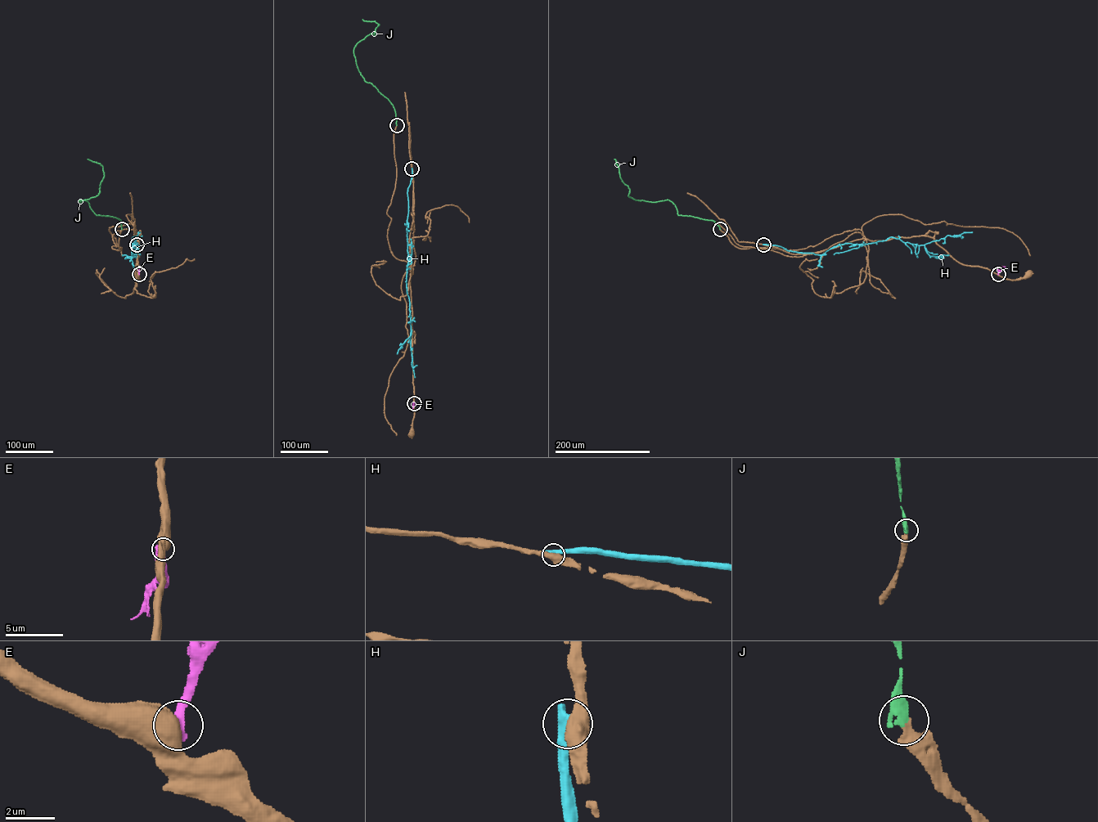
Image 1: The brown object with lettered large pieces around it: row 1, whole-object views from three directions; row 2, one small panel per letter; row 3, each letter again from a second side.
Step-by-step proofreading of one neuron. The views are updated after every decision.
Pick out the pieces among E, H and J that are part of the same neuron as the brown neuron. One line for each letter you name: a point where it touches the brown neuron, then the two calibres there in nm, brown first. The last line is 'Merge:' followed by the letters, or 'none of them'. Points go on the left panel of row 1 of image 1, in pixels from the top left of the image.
J: (122, 229) | 440/480 nm
Merge: J

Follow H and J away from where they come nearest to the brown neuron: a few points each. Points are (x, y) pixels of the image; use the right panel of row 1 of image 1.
H: (763, 244), (821, 254), (844, 244), (868, 244), (892, 237), (920, 245), (947, 235), (972, 232)
J: (720, 229), (713, 221), (679, 215), (668, 199), (652, 202), (628, 196), (629, 189), (621, 178), (614, 159)

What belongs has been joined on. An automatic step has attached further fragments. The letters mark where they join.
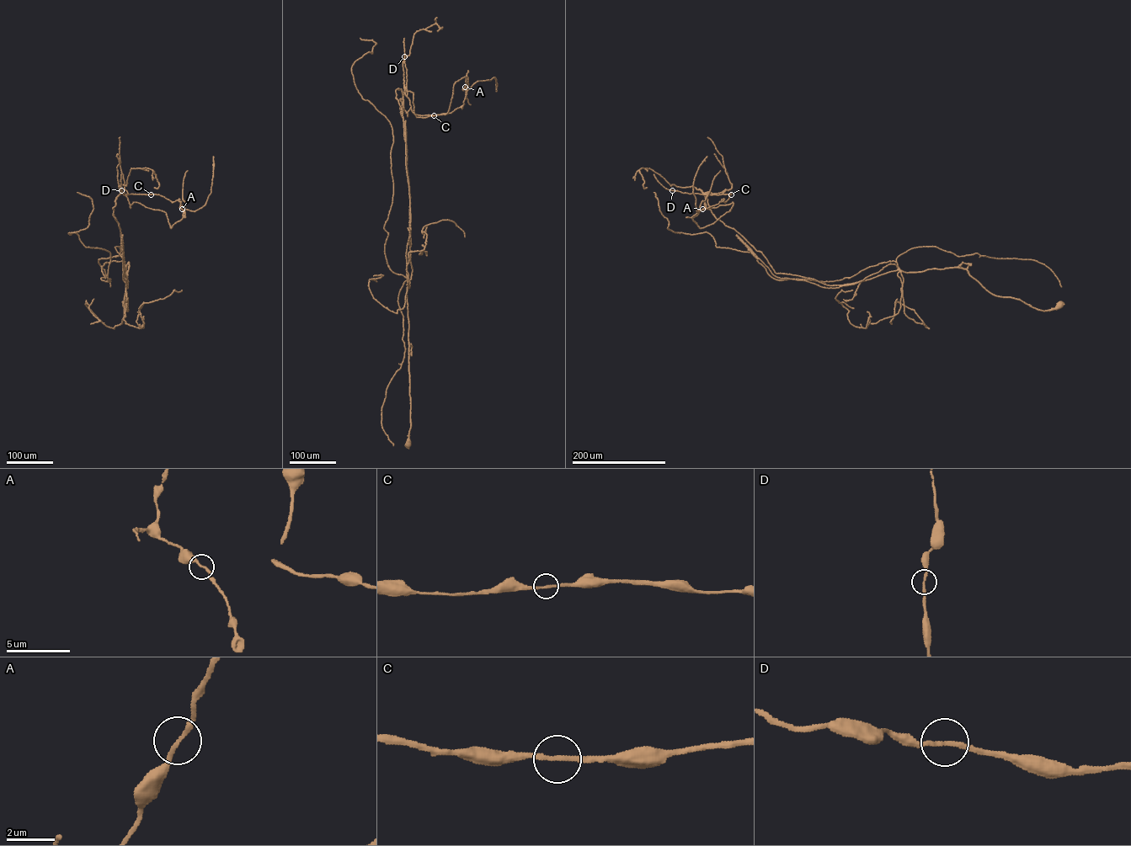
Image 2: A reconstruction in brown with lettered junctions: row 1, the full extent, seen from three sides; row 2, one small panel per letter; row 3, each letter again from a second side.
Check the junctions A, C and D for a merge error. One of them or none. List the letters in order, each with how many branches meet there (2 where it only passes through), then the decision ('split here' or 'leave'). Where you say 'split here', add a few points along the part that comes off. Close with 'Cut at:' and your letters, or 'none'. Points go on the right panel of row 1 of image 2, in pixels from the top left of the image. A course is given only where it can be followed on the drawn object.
A: 2 branches meet; leave
C: 2 branches meet; leave
D: 2 branches meet; leave
Cut at: none

